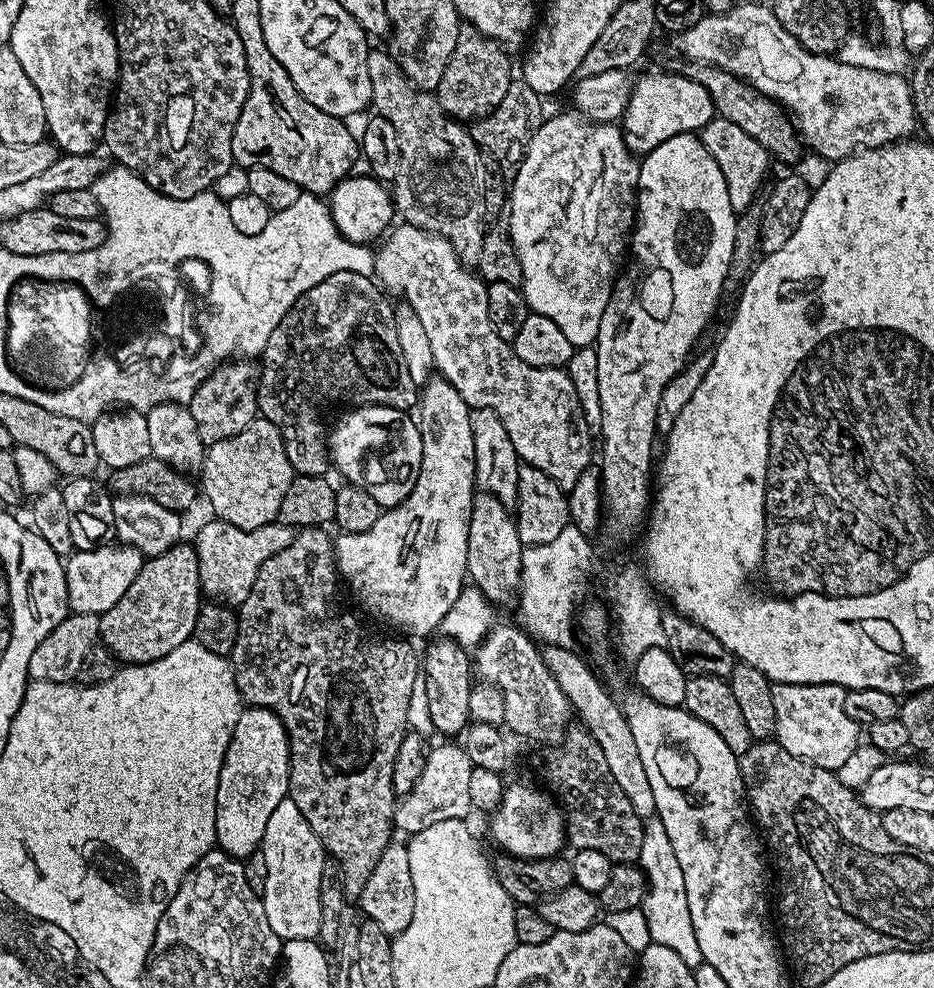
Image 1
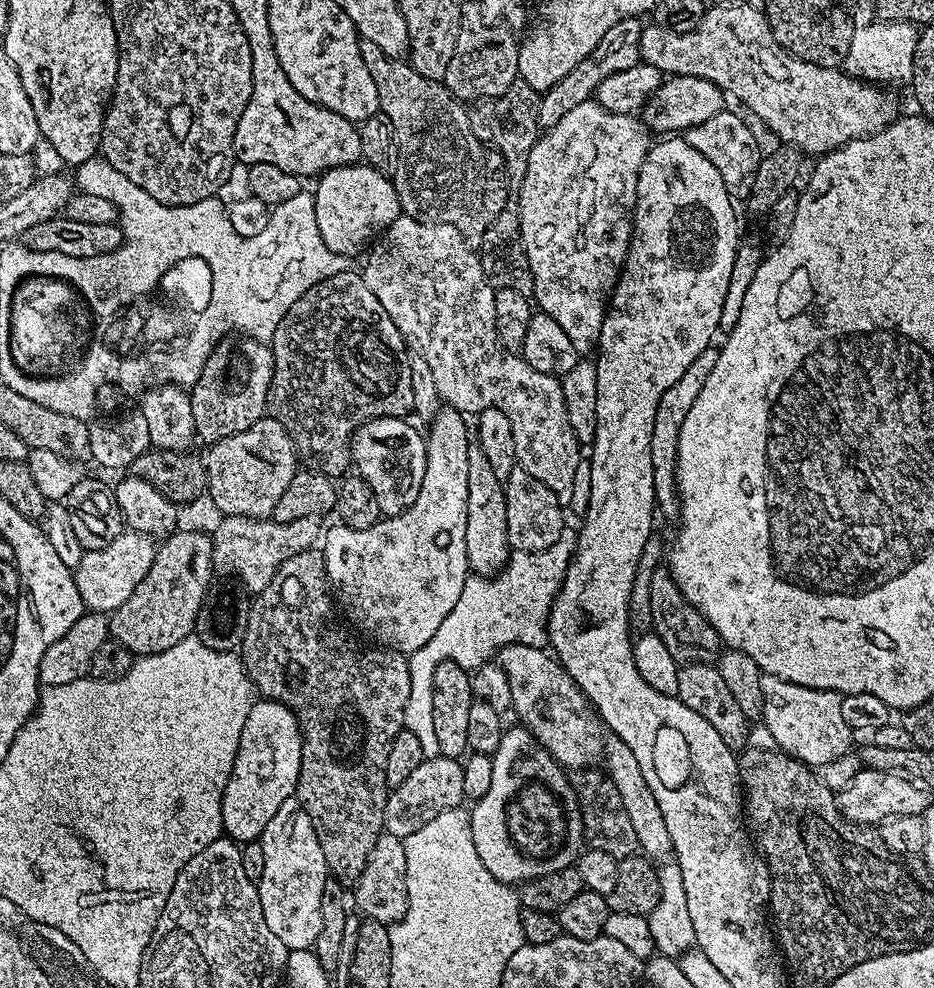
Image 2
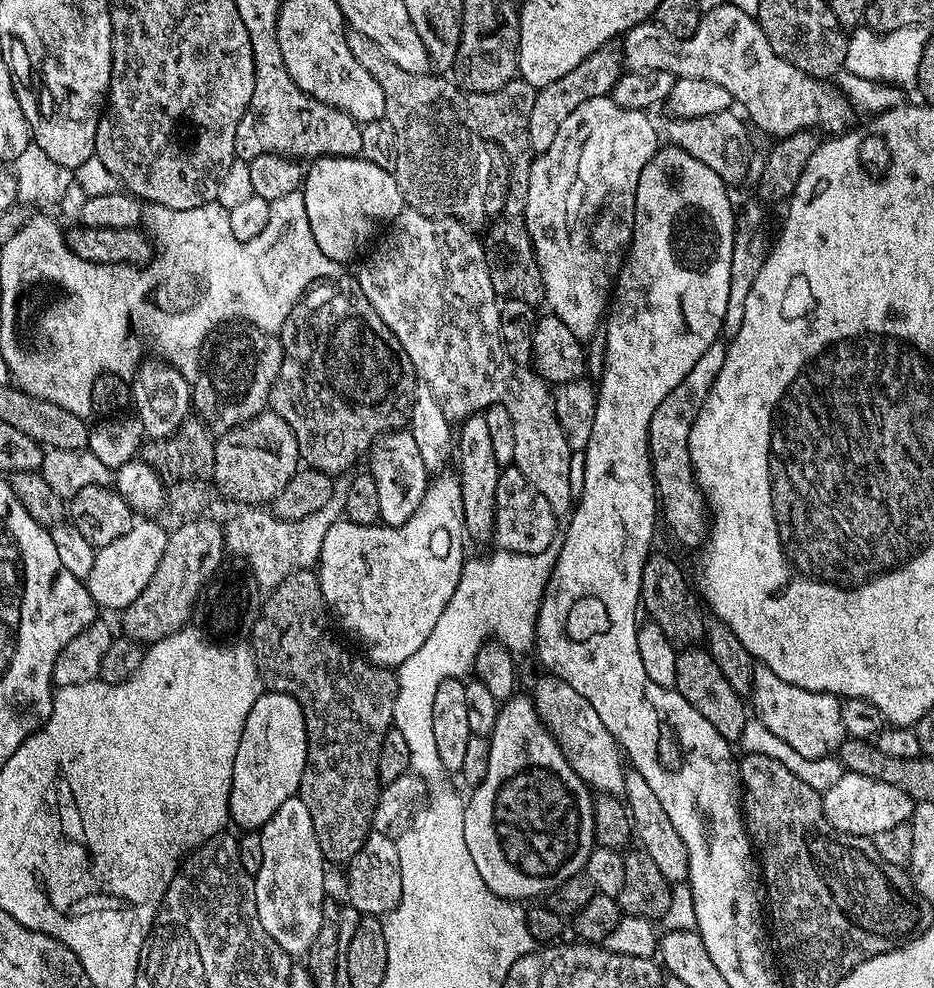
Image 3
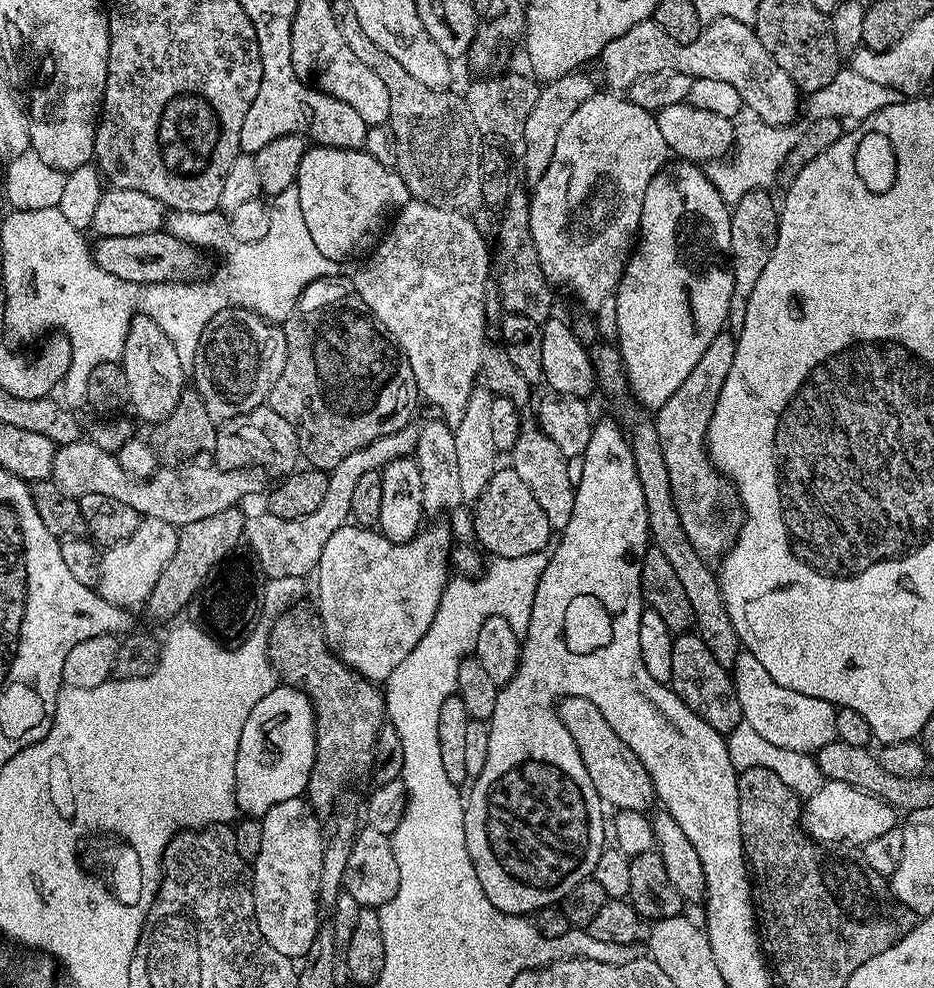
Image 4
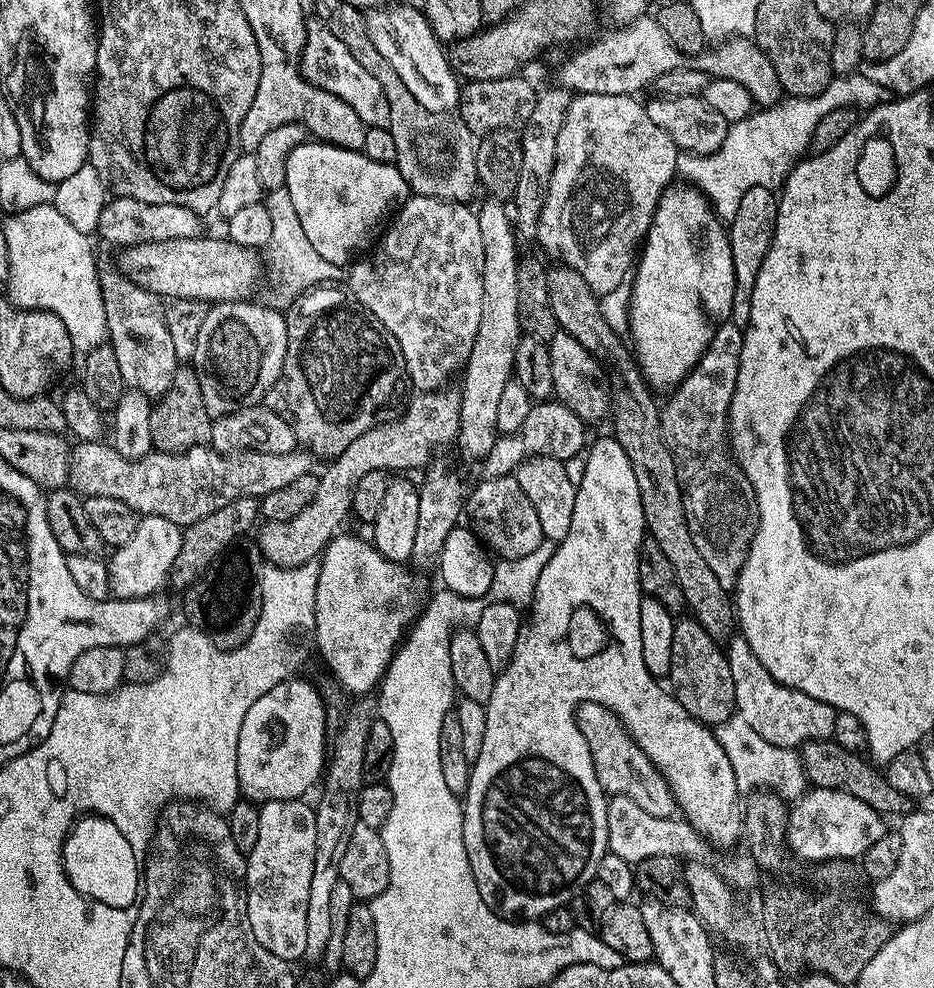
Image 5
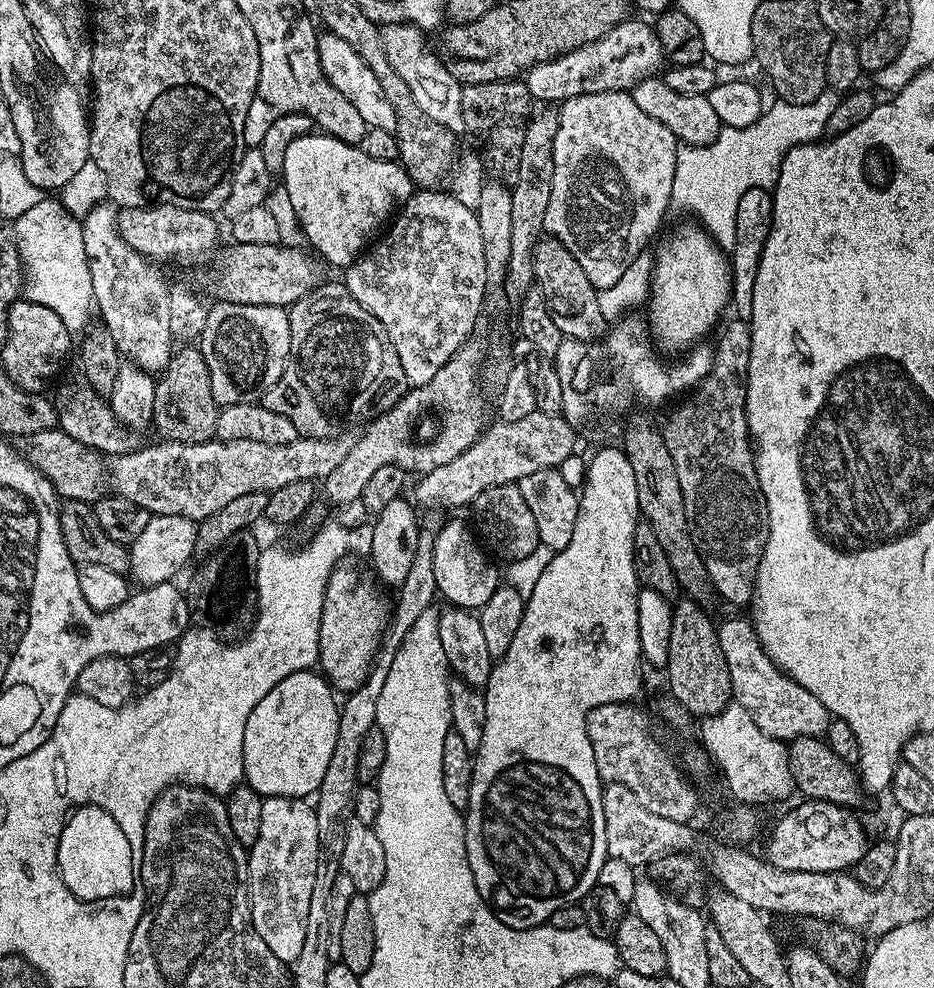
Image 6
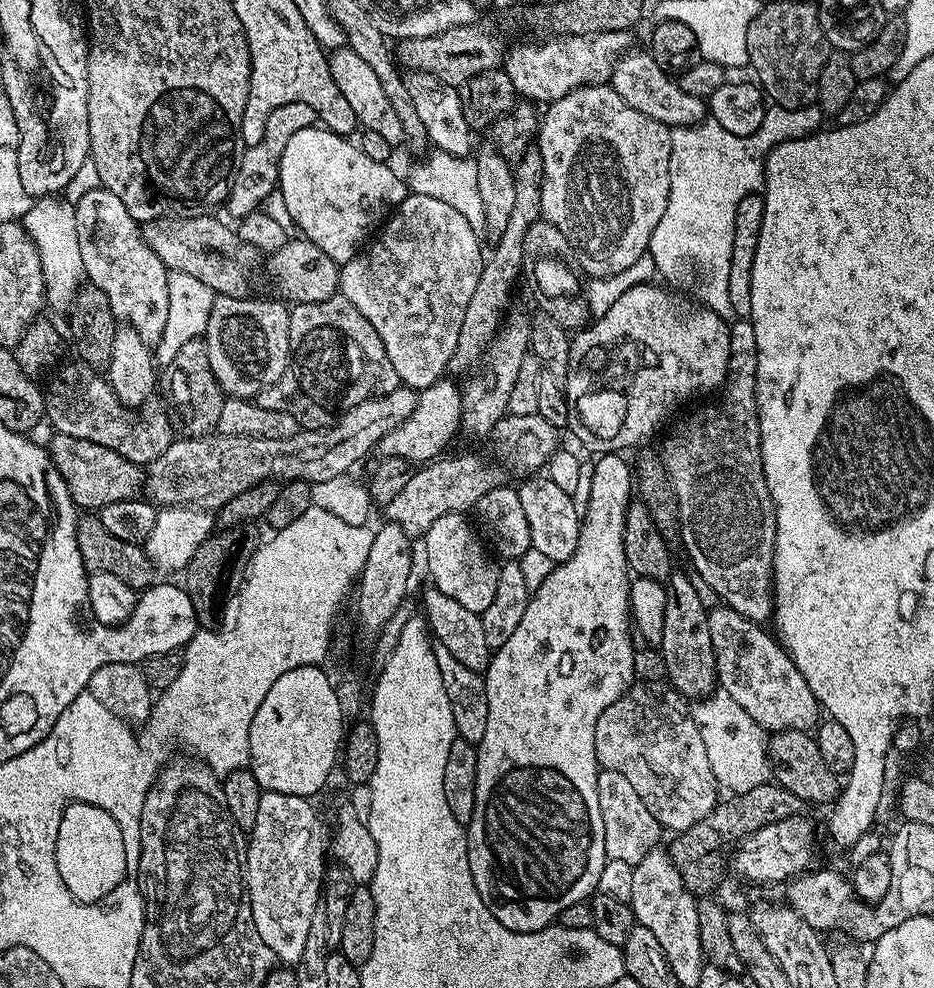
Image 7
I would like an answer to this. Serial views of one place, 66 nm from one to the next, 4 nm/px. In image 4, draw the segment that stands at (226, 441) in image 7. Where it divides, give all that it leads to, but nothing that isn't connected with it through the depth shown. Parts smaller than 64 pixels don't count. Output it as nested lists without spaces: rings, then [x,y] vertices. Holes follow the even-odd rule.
[[[81,438],[57,447],[51,479],[71,496],[110,494],[110,498],[126,502],[126,506],[139,512],[141,517],[158,518],[162,522],[183,526],[198,522],[198,518],[210,518],[210,514],[237,507],[241,503],[239,500],[255,492],[263,493],[269,487],[270,476],[265,469],[255,466],[219,468],[211,459],[197,458],[157,467],[148,479],[136,479],[119,465],[113,453],[100,449],[88,438]]]

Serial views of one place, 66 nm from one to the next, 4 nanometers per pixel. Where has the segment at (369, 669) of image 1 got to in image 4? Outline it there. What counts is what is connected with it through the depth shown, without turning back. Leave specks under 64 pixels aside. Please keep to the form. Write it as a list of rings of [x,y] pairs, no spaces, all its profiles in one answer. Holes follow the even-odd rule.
[[[289,606],[271,621],[268,628],[268,658],[272,662],[272,669],[277,677],[287,687],[297,688],[305,692],[308,701],[312,703],[312,713],[316,715],[316,753],[314,766],[310,770],[310,782],[306,799],[317,813],[331,809],[337,803],[338,794],[345,791],[344,784],[356,780],[359,776],[367,777],[371,773],[372,751],[380,728],[386,722],[386,709],[384,707],[384,693],[373,681],[366,679],[362,674],[352,671],[330,651],[324,637],[324,628],[320,624],[319,615],[308,608]]]

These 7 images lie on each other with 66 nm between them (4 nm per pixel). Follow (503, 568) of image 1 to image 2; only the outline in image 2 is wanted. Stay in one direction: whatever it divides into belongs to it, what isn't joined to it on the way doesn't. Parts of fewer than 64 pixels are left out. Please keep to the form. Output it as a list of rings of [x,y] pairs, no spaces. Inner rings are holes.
[[[479,443],[468,446],[466,466],[466,558],[468,567],[478,576],[497,576],[508,563],[510,549],[506,534],[506,494],[504,481],[490,467]]]

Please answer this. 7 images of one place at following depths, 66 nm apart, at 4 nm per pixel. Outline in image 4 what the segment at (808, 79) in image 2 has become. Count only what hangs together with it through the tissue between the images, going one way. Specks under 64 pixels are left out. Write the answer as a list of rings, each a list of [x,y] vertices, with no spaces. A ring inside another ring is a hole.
[[[718,18],[712,24],[701,27],[698,38],[689,44],[679,44],[651,19],[626,30],[608,43],[598,57],[598,65],[604,71],[609,89],[626,90],[640,76],[654,74],[658,70],[682,70],[693,78],[718,78],[718,82],[730,82],[742,98],[745,109],[755,119],[767,124],[792,124],[796,107],[801,107],[802,93],[788,77],[786,70],[774,62],[774,58],[762,46],[755,27],[734,18]]]

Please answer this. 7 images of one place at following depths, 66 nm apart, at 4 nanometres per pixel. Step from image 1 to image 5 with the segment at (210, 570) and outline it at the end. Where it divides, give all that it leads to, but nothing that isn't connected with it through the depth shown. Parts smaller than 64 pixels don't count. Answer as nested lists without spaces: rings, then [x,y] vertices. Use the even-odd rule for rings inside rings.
[[[424,392],[424,400],[417,400],[414,396],[411,398],[416,401],[416,404],[408,400],[408,403],[412,406],[412,412],[405,408],[408,416],[401,412],[396,417],[400,424],[397,424],[395,420],[388,421],[391,425],[390,428],[383,428],[381,424],[377,424],[380,432],[373,432],[370,429],[366,430],[366,434],[358,434],[358,438],[354,438],[354,442],[350,442],[350,446],[346,446],[346,450],[342,450],[342,454],[335,456],[329,463],[332,465],[320,476],[318,494],[314,496],[314,502],[310,502],[310,506],[306,506],[306,510],[302,510],[302,514],[298,514],[286,522],[270,520],[259,525],[260,555],[264,560],[268,559],[267,563],[269,565],[277,568],[297,568],[299,564],[315,561],[328,547],[333,536],[341,531],[340,523],[346,518],[349,519],[354,502],[354,486],[358,486],[358,481],[366,474],[370,474],[370,470],[382,470],[389,474],[404,474],[408,472],[404,464],[414,464],[418,470],[423,469],[433,459],[434,453],[432,451],[439,444],[451,445],[455,441],[456,437],[452,435],[452,432],[458,435],[460,430],[460,419],[456,417],[457,400],[444,400],[444,396],[437,396],[435,392]]]

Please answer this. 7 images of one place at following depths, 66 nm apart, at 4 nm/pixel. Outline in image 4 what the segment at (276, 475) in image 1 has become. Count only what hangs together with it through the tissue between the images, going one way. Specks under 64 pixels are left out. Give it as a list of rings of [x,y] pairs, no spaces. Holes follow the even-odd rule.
[[[261,406],[233,420],[225,420],[216,429],[214,462],[219,468],[251,468],[253,466],[269,473],[288,474],[301,459],[300,443],[294,426],[282,418],[273,408]]]

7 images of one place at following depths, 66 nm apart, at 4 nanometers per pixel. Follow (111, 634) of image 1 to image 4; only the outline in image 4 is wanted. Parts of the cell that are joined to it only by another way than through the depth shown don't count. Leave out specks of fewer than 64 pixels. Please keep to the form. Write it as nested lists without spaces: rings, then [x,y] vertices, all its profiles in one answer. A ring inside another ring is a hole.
[[[239,507],[227,508],[218,514],[210,514],[210,518],[198,518],[198,522],[190,522],[179,529],[174,558],[166,562],[166,570],[162,570],[158,582],[154,582],[154,590],[150,590],[150,598],[146,602],[150,619],[168,620],[178,615],[195,596],[197,599],[198,593],[207,585],[214,569],[221,563],[219,560],[236,543],[241,543],[246,516],[240,511]]]

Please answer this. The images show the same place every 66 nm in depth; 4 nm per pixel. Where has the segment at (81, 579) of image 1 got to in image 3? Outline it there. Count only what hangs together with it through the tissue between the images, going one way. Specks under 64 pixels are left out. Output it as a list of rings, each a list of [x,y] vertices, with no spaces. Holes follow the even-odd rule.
[[[137,519],[131,530],[122,534],[122,538],[114,538],[110,546],[96,549],[94,570],[90,570],[86,583],[97,609],[128,608],[130,602],[134,602],[134,598],[146,590],[150,578],[154,578],[154,570],[158,570],[158,562],[162,562],[162,554],[166,550],[169,529],[152,520],[155,519]]]

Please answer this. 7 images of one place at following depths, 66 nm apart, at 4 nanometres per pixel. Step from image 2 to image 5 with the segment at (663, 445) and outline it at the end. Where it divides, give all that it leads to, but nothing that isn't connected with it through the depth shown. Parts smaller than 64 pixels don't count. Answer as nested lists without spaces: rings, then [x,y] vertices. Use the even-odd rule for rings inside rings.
[[[729,322],[716,327],[714,338],[710,338],[710,346],[706,346],[702,358],[697,361],[686,379],[671,389],[669,396],[672,397],[666,402],[663,401],[660,409],[662,434],[666,438],[666,446],[670,446],[670,454],[674,454],[674,466],[678,470],[690,538],[694,538],[694,546],[698,546],[698,551],[701,552],[702,558],[706,558],[710,570],[714,570],[718,582],[722,582],[722,586],[729,590],[736,587],[736,579],[748,557],[748,548],[752,545],[756,527],[760,525],[754,486],[748,481],[730,451],[728,430],[728,411],[738,382],[738,362],[743,341],[743,328]]]

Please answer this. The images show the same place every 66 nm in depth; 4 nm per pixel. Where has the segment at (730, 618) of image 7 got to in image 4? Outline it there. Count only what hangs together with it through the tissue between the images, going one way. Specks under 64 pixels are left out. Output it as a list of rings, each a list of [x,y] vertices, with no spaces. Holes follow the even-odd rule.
[[[741,650],[736,664],[730,671],[738,694],[738,702],[742,706],[743,721],[754,726],[754,729],[758,730],[758,733],[767,741],[788,750],[815,754],[822,746],[837,739],[836,705],[826,702],[822,698],[810,698],[810,694],[798,694],[798,690],[786,690],[786,686],[778,686],[778,682],[774,682],[774,678],[770,678],[770,674],[766,674],[766,666],[762,666],[762,662],[758,662],[758,658],[754,658],[754,654],[750,654],[746,650]]]

